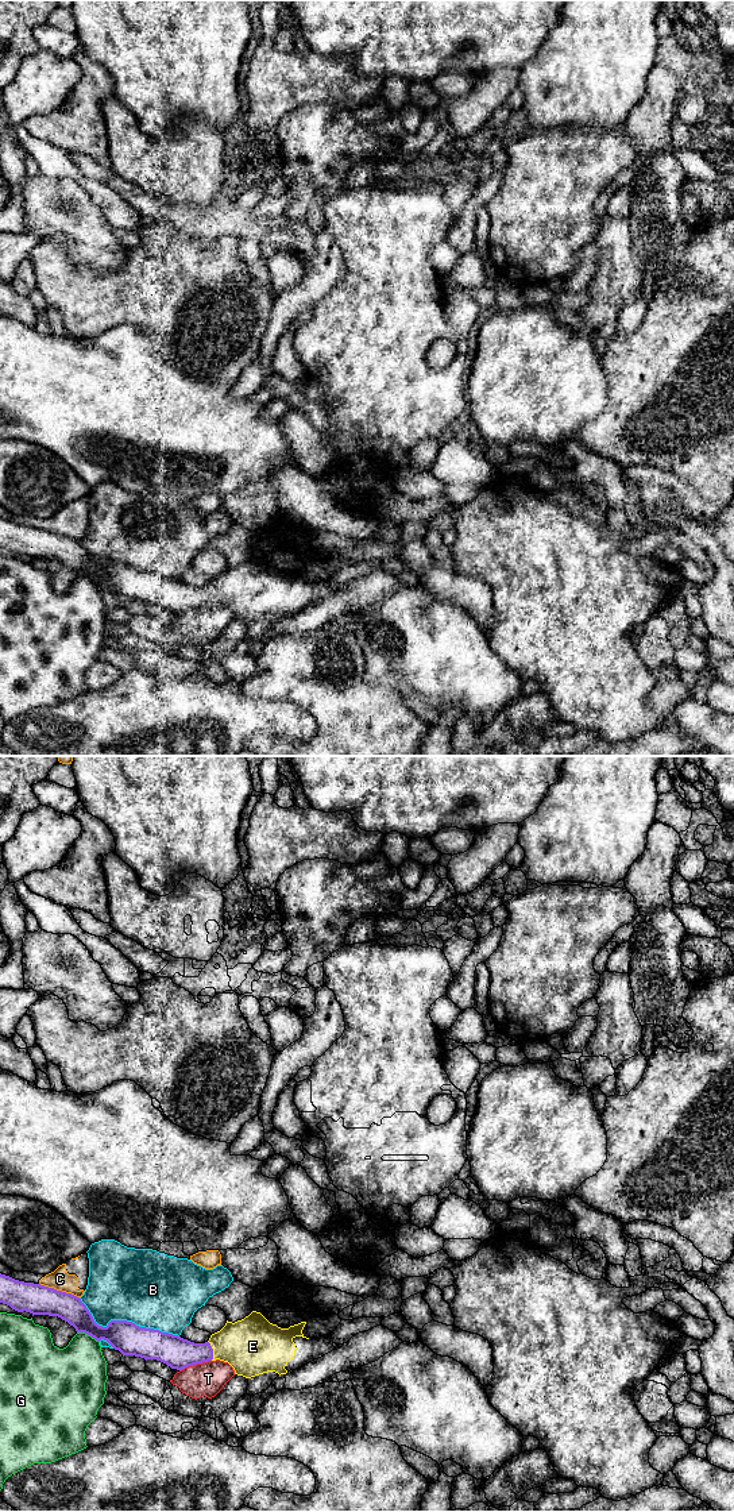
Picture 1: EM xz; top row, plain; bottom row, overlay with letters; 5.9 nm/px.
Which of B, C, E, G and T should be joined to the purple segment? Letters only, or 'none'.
E

